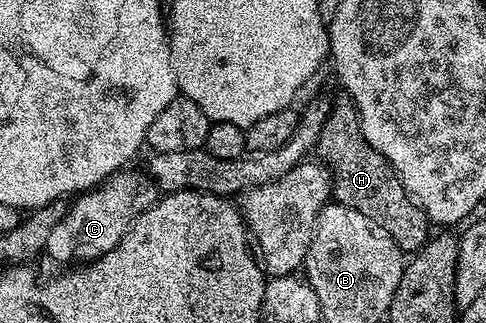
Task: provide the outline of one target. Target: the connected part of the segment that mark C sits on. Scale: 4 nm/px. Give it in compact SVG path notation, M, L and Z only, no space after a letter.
M121 169L93 187L91 191L77 194L71 200L68 212L62 217L54 230L50 232L50 241L46 241L44 251L56 263L64 265L83 265L102 257L118 245L118 241L130 229L130 225L146 209L156 204L158 187L151 175L143 170Z

